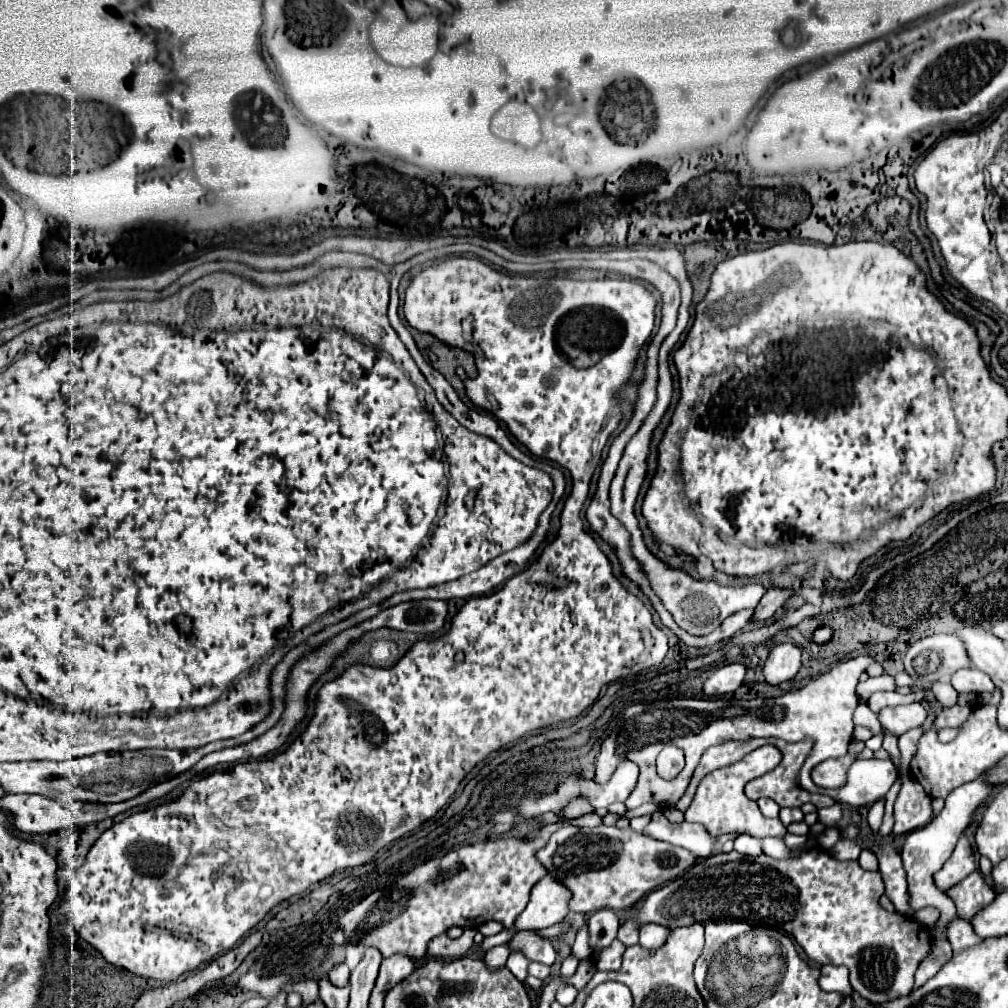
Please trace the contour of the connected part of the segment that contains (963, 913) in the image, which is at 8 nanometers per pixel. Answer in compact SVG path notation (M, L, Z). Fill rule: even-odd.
M974 871L972 875L968 875L964 881L960 881L956 887L946 891L956 907L958 907L958 917L970 921L974 919L974 915L980 911L980 907L988 907L990 901L996 899L994 889L984 881L982 873Z

